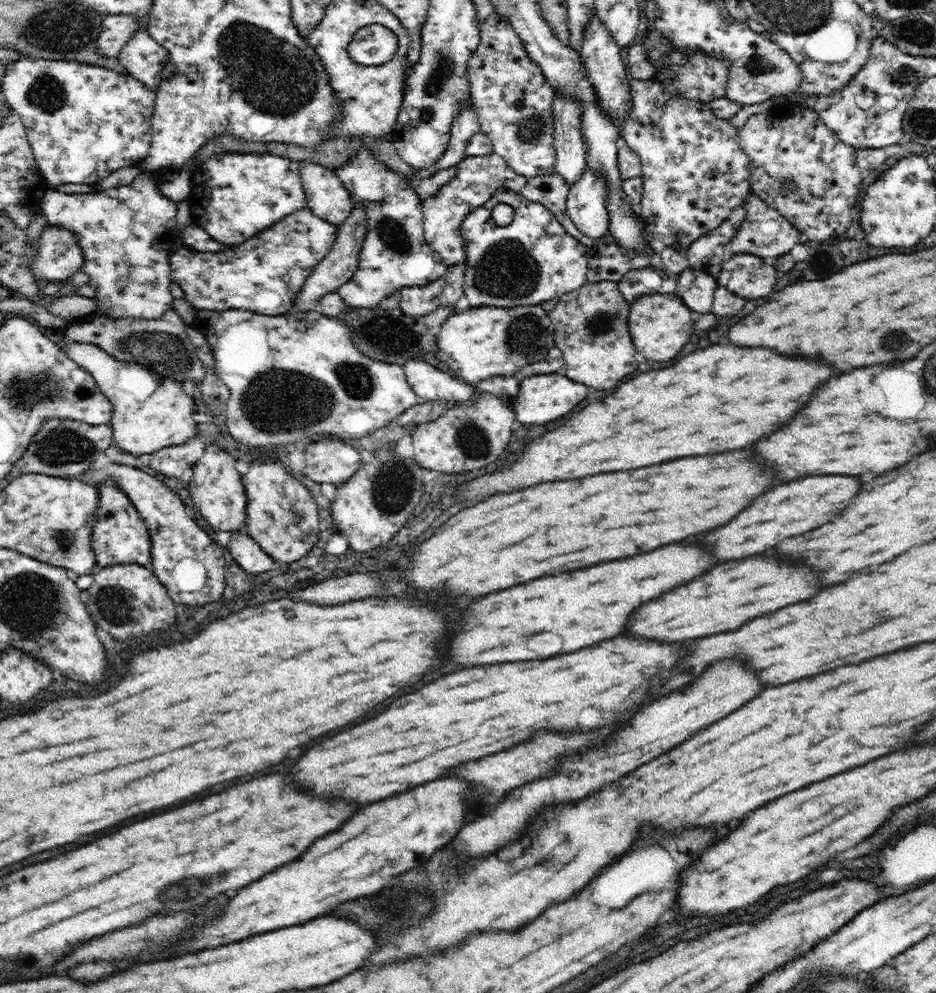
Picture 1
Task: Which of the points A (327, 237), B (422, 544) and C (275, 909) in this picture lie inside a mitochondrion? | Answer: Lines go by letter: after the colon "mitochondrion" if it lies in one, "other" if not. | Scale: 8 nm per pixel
A: other
B: other
C: other

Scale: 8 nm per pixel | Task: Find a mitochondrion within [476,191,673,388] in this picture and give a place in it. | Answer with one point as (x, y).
(526, 337)

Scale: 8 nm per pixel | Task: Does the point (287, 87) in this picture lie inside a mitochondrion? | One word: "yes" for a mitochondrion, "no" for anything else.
yes

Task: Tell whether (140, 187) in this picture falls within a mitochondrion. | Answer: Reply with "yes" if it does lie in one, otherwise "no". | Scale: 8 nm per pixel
no

